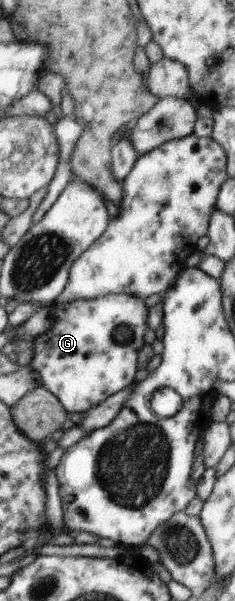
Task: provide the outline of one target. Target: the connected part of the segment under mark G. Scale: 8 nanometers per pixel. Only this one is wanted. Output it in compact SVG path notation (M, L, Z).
M107 294L93 300L73 300L51 308L51 315L51 328L31 342L31 367L40 373L40 384L57 396L67 413L91 410L133 382L137 350L143 346L143 334L147 330L147 308L137 294Z

